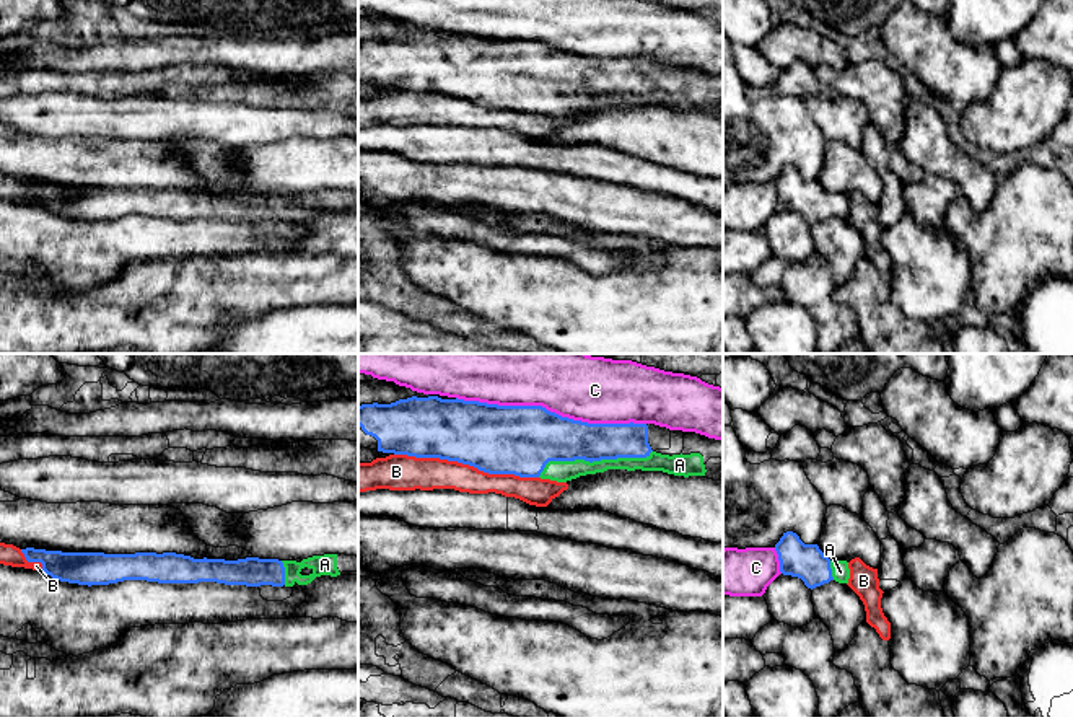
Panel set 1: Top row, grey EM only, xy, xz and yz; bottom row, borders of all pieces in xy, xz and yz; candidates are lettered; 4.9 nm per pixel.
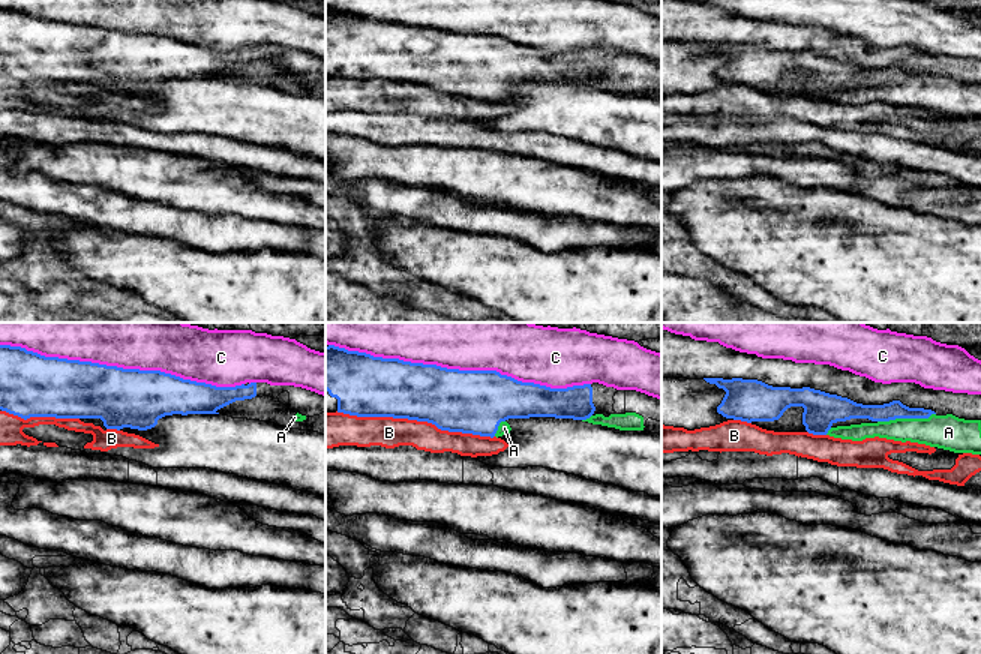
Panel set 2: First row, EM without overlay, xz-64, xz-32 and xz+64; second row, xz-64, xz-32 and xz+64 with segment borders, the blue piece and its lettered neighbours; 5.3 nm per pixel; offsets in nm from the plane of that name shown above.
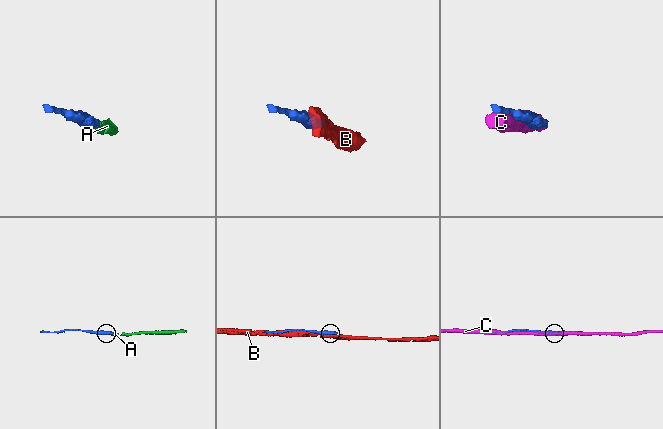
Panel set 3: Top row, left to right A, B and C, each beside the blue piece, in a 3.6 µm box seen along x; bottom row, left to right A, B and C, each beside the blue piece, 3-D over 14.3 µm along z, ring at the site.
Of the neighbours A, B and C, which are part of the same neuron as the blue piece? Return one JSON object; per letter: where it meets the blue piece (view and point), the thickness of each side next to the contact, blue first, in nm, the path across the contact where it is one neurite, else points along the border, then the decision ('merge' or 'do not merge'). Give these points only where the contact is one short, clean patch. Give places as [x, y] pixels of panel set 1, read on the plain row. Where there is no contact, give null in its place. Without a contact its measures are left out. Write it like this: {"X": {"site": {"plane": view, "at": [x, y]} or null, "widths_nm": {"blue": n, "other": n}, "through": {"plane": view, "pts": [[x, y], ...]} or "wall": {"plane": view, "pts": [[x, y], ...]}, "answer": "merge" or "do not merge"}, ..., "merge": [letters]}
{"A": {"site": {"plane": "xz", "at": [593, 95]}, "widths_nm": {"blue": 240, "other": 110}, "answer": "merge"}, "B": {"site": {"plane": "xz", "at": [466, 98]}, "widths_nm": {"blue": 340, "other": 160}, "answer": "do not merge"}, "C": {"site": {"plane": "xz", "at": [549, 46]}, "widths_nm": {"blue": 340, "other": 280}, "answer": "do not merge"}, "merge": ["A"]}

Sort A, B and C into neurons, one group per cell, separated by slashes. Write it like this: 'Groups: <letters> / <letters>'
Groups: A / B / C

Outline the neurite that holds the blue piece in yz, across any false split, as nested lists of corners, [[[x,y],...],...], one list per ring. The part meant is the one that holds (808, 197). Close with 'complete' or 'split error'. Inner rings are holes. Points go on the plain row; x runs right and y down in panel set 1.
[[[793,166],[783,168],[775,179],[783,210],[798,212],[808,223],[816,223],[830,215],[848,218],[847,196],[830,196],[817,179],[804,179]]]; split error

